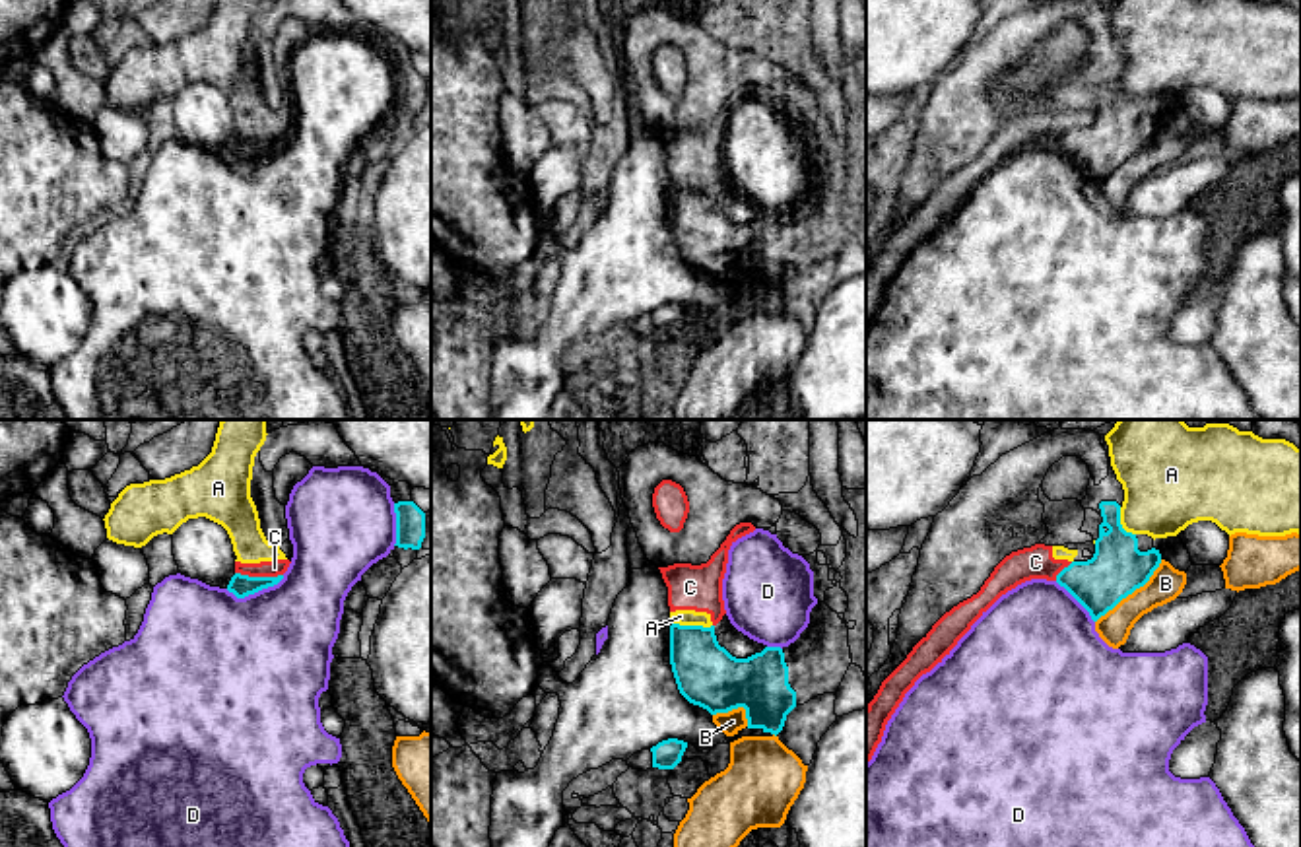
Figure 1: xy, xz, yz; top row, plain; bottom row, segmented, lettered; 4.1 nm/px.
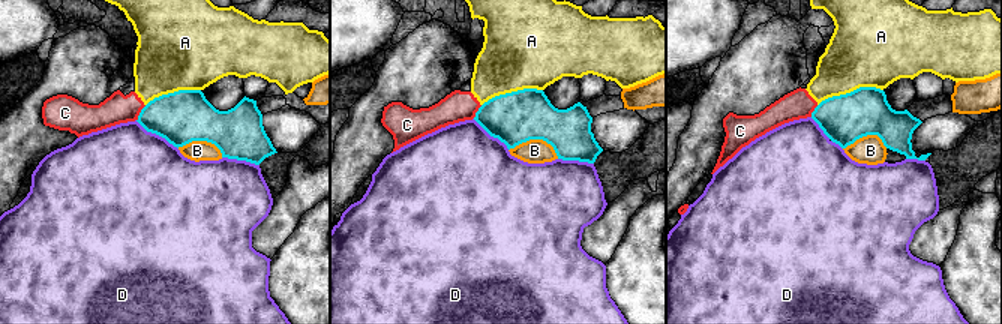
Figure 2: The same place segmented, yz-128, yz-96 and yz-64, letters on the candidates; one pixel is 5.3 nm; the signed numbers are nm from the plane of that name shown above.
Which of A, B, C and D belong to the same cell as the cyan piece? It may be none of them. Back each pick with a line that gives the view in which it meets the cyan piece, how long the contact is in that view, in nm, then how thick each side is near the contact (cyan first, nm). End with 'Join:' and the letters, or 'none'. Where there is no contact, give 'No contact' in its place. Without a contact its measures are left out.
Join: none

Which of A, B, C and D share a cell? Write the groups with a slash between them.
A C / B / D

